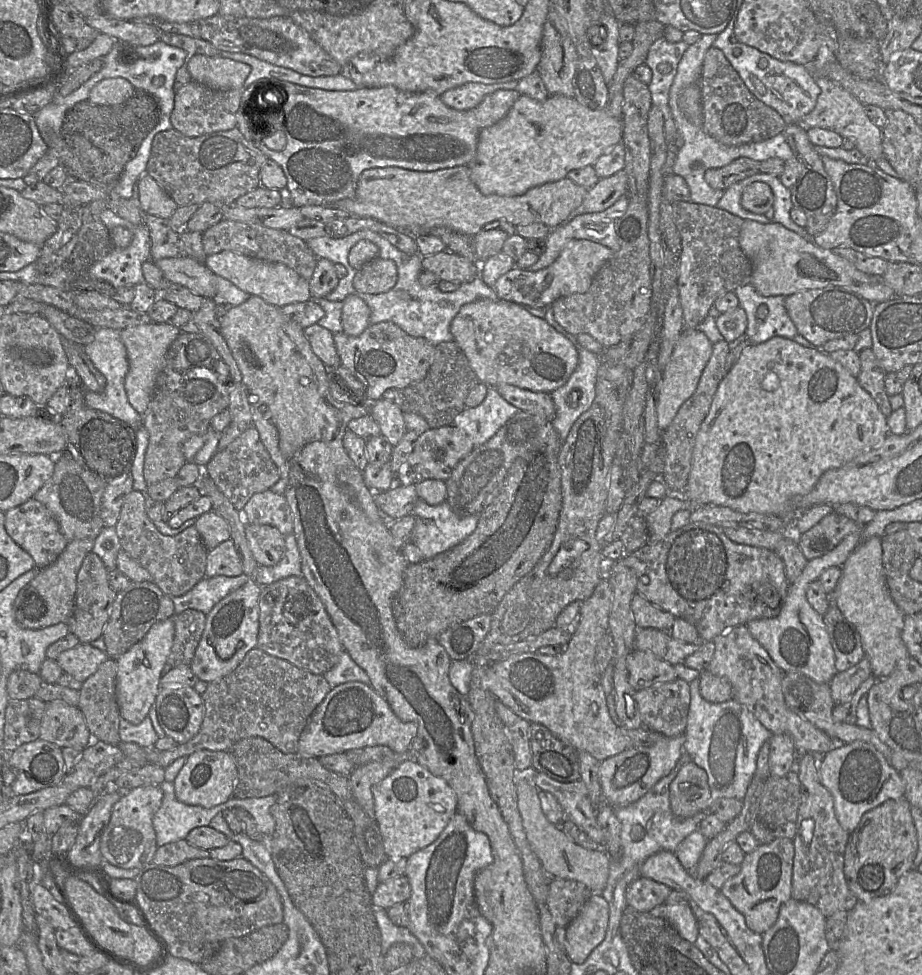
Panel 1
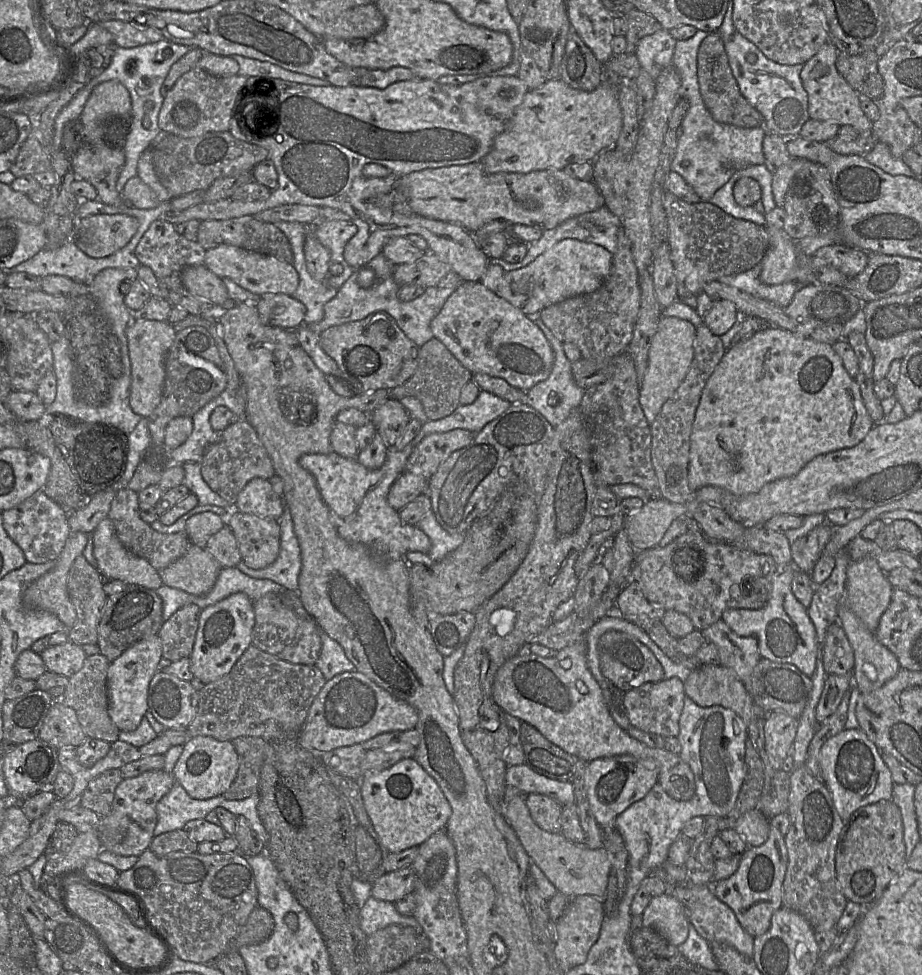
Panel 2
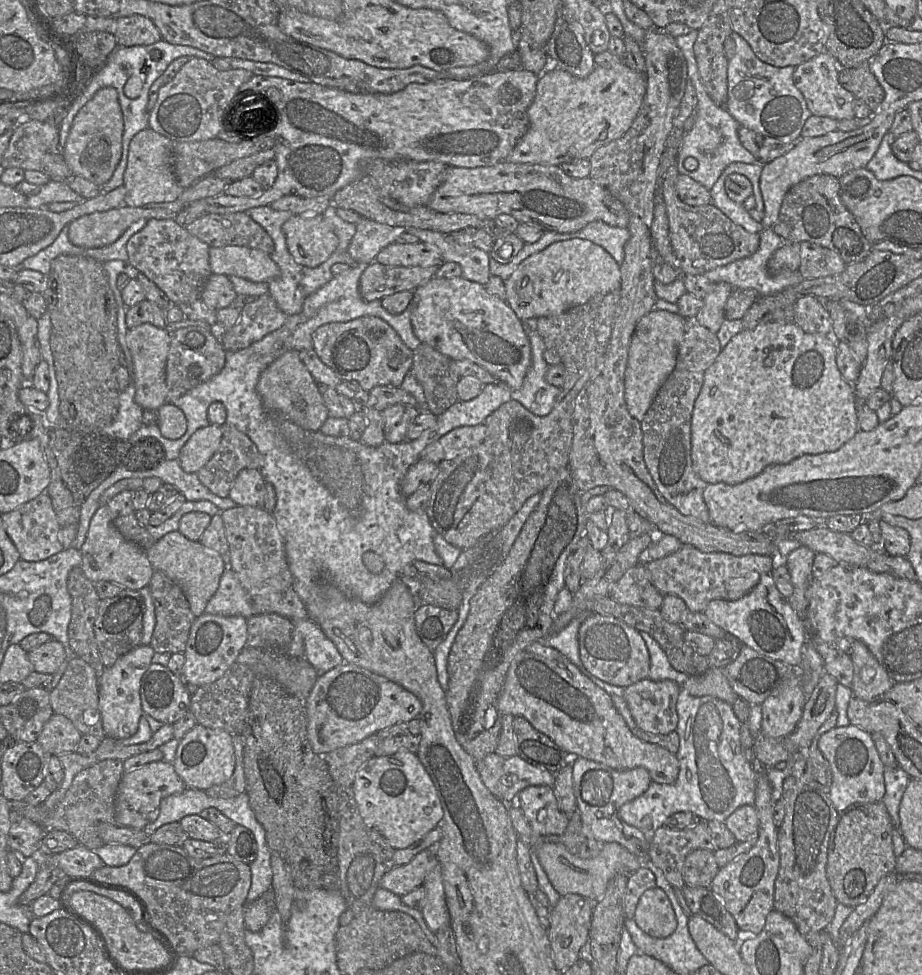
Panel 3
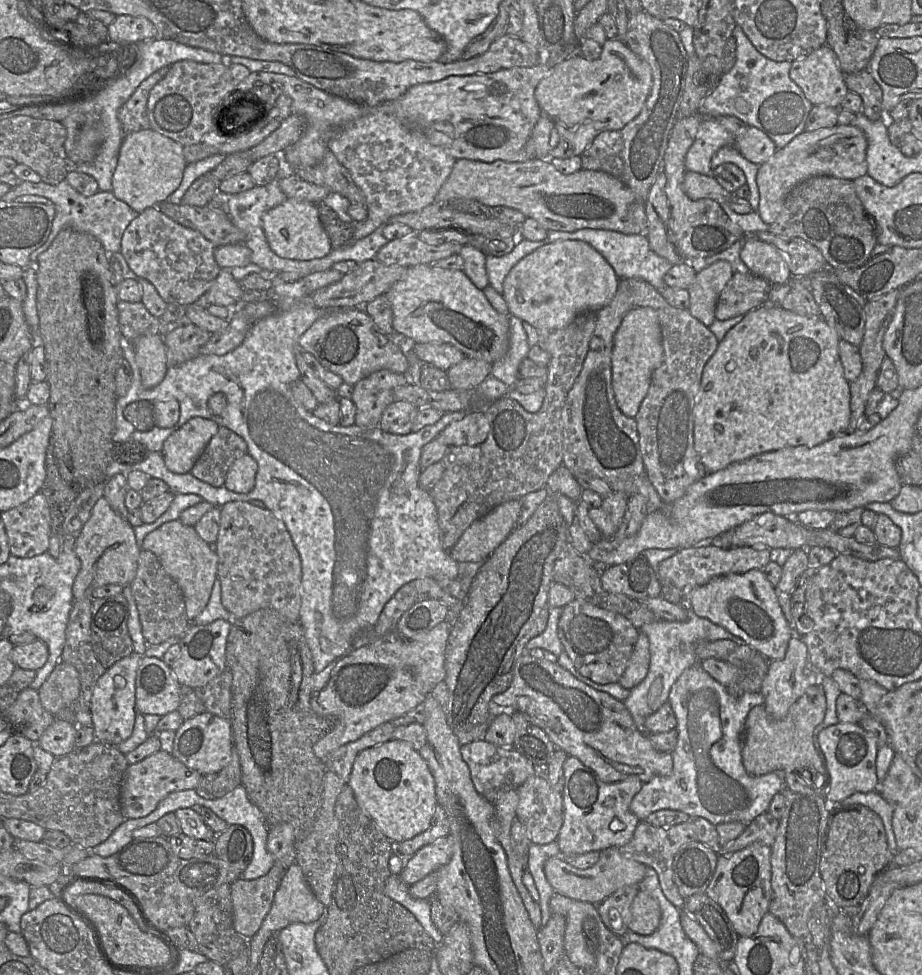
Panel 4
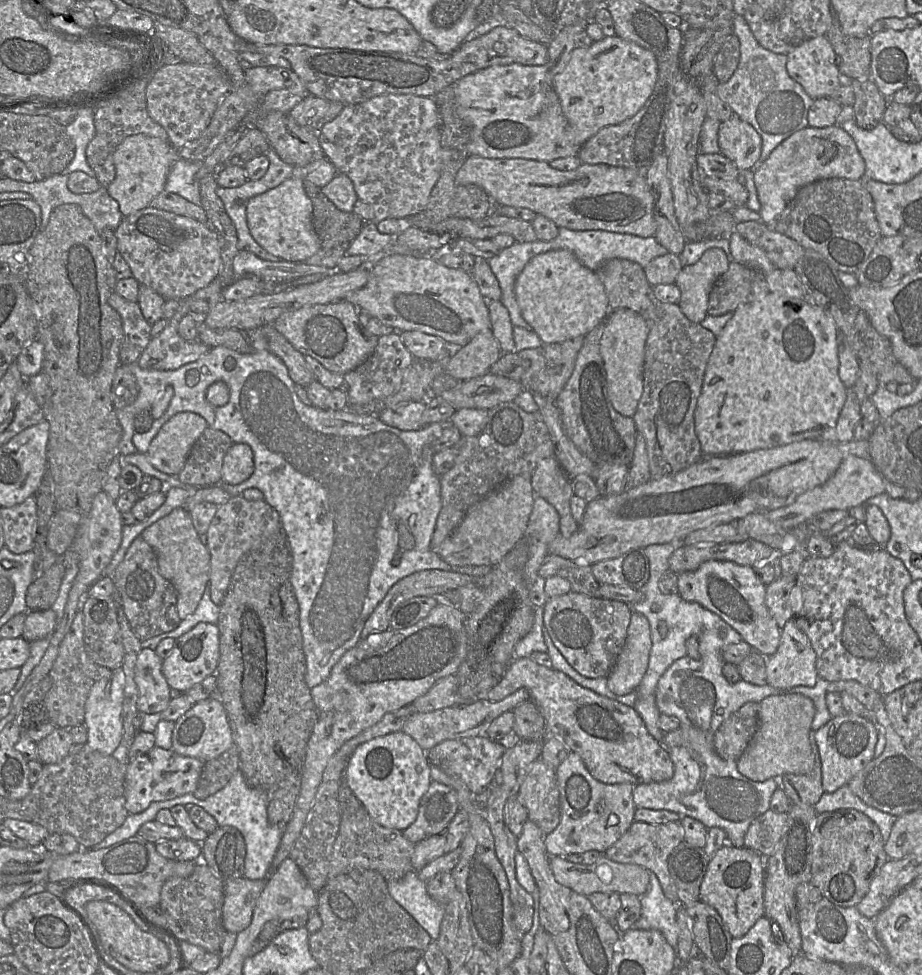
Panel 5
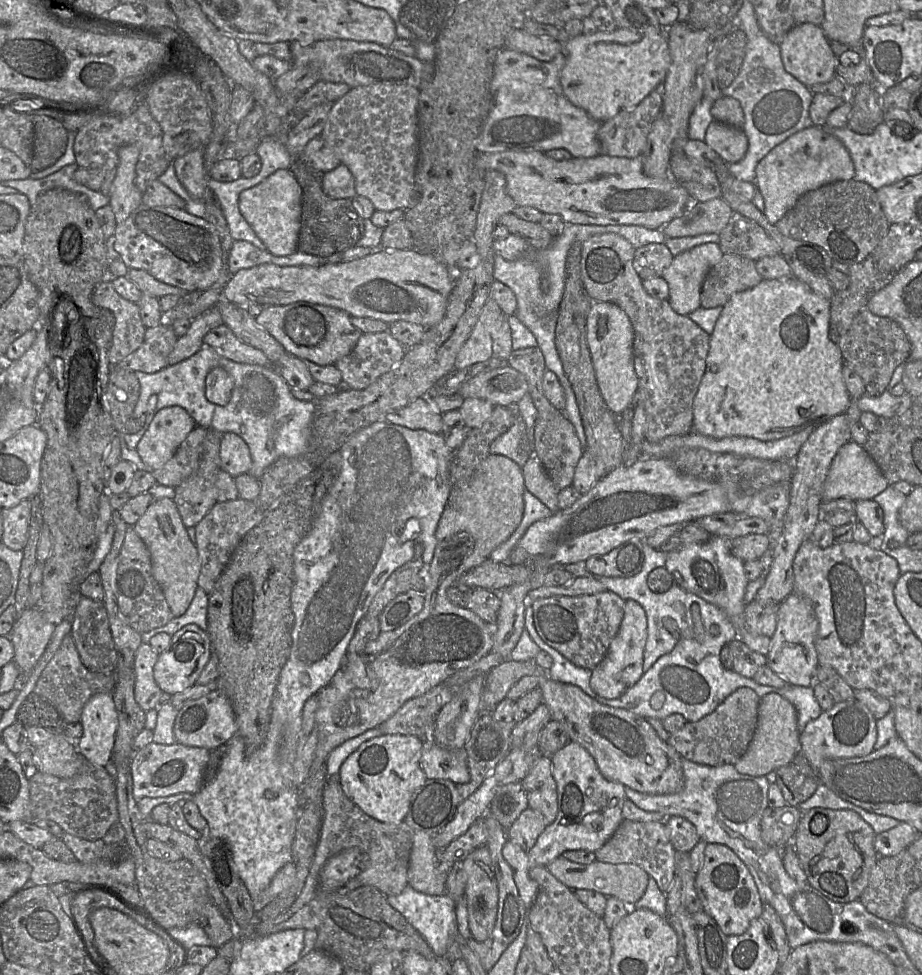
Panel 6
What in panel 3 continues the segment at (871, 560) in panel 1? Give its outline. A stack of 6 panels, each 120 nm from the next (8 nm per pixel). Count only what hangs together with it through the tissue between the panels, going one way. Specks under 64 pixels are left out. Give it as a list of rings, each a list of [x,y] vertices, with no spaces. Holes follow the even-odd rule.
[[[854,641],[851,644],[849,655],[854,670],[852,691],[856,698],[872,701],[894,685],[895,682],[863,642]]]

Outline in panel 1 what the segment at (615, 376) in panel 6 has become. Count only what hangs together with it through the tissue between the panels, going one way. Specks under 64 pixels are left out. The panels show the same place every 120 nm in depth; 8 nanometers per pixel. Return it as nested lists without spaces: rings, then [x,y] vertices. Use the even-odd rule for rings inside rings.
[[[684,329],[671,357],[662,370],[661,388],[656,403],[657,426],[664,431],[676,416],[681,405],[695,392],[702,372],[712,355],[713,344],[697,329]]]

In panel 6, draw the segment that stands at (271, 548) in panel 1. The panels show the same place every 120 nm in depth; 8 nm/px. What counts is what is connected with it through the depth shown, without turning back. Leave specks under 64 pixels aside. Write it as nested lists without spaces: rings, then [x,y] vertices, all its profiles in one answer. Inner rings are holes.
[[[237,498],[232,501],[216,502],[201,521],[194,527],[196,534],[196,548],[198,551],[201,570],[198,587],[208,595],[227,566],[234,550],[244,536],[263,519],[265,512],[256,501]]]

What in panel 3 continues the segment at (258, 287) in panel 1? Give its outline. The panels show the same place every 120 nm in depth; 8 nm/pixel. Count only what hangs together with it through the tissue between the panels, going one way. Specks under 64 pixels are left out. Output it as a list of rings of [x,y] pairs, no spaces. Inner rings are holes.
[[[245,246],[210,247],[212,274],[238,276],[252,282],[266,282],[280,275],[270,255]]]

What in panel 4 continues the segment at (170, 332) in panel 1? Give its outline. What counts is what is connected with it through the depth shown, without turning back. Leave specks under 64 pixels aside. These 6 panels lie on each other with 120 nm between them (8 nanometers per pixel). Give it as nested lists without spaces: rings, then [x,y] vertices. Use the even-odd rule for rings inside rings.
[[[160,334],[143,335],[133,342],[136,363],[145,389],[162,382],[167,371],[167,355],[164,338]]]

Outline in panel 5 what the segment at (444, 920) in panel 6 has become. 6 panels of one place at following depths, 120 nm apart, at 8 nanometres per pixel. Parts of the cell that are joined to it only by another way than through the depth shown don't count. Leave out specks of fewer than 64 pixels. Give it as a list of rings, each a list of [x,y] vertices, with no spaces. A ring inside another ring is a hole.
[[[410,871],[399,880],[387,882],[387,887],[391,897],[427,931],[432,940],[437,940],[445,915],[445,905],[430,897],[426,883],[418,878],[418,873]]]

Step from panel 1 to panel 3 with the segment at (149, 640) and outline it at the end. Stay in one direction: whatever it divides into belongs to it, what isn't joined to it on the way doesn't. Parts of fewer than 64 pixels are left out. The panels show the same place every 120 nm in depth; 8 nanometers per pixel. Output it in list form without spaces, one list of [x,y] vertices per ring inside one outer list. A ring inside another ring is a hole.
[[[150,644],[140,645],[118,658],[112,667],[104,669],[99,678],[99,710],[107,737],[121,740],[136,734],[139,720],[144,713],[140,699],[141,678],[152,664],[154,654]]]

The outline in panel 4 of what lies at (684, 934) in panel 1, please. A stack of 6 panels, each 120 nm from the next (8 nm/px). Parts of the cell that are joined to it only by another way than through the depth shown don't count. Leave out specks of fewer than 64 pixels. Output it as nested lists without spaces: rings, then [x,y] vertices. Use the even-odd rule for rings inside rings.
[[[639,890],[630,906],[628,929],[641,935],[656,931],[661,920],[659,903],[645,890]]]

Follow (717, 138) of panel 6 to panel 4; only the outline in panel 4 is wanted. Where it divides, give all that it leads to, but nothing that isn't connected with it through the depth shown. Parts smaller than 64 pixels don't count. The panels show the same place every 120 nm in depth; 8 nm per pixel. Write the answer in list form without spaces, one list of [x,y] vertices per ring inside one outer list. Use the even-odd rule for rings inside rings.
[[[749,125],[744,132],[734,136],[734,147],[745,159],[757,165],[766,162],[777,151],[764,132]]]

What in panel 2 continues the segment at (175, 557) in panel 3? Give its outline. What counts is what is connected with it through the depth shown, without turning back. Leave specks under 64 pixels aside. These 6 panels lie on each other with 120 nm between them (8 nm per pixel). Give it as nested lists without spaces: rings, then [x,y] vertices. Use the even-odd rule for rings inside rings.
[[[191,544],[184,556],[158,572],[164,585],[200,596],[212,589],[221,570],[205,548]]]

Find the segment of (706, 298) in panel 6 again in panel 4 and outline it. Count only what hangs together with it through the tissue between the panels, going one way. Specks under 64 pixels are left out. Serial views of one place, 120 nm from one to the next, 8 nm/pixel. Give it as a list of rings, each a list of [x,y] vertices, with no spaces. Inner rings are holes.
[[[750,272],[733,273],[717,300],[715,319],[728,320],[764,305],[770,288],[770,283]]]

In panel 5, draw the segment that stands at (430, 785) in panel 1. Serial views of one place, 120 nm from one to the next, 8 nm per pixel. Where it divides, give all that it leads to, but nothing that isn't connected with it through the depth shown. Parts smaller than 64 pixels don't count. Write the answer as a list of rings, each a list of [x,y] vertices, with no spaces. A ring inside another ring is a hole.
[[[403,732],[377,737],[358,746],[348,761],[344,778],[376,823],[402,832],[415,822],[421,798],[432,782],[426,752]]]

